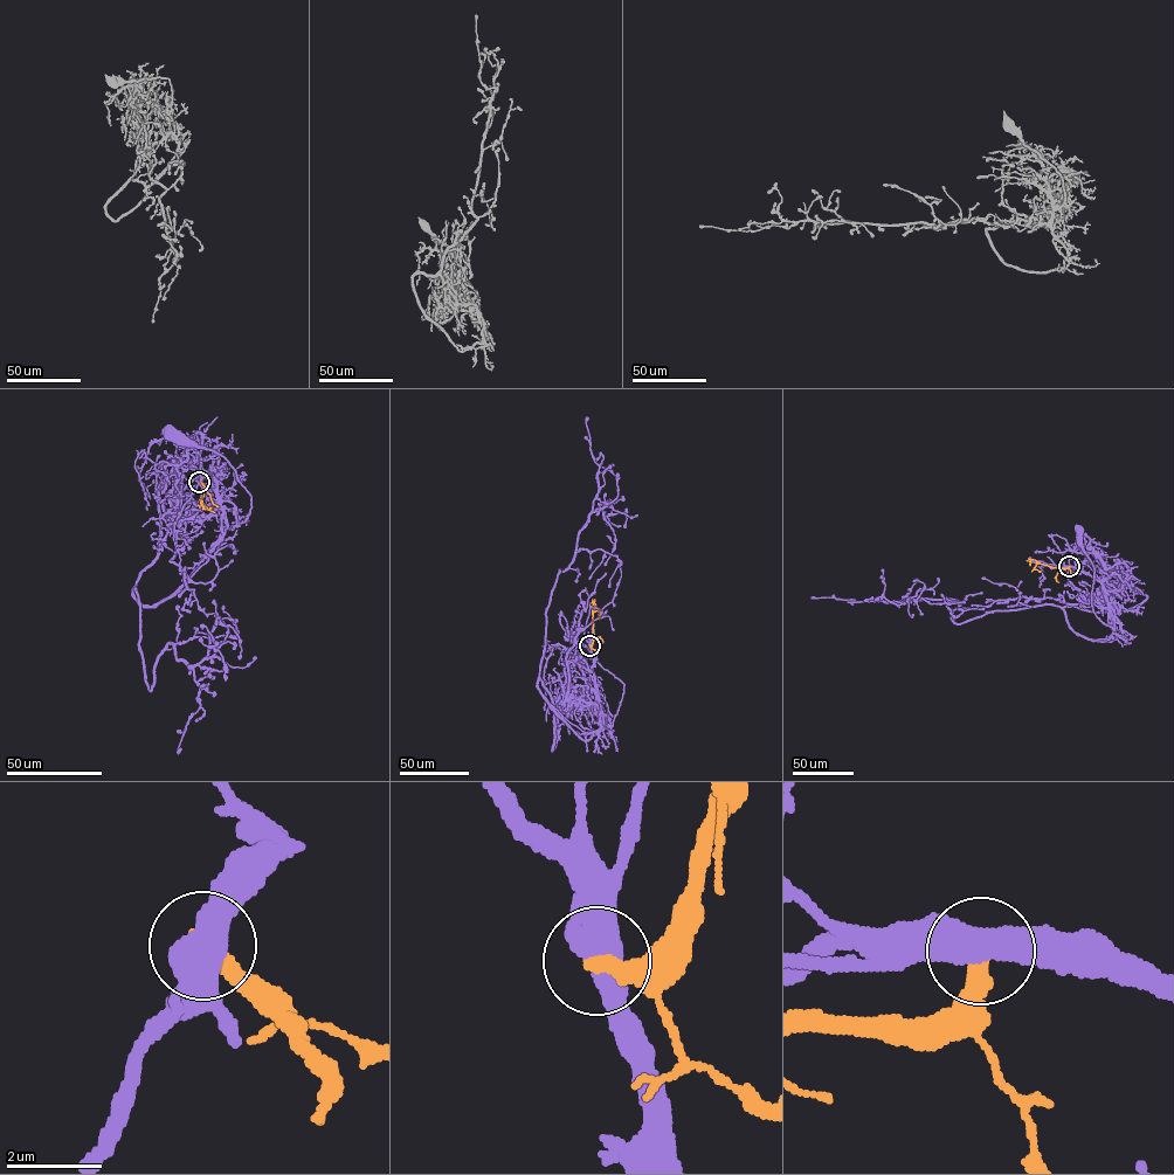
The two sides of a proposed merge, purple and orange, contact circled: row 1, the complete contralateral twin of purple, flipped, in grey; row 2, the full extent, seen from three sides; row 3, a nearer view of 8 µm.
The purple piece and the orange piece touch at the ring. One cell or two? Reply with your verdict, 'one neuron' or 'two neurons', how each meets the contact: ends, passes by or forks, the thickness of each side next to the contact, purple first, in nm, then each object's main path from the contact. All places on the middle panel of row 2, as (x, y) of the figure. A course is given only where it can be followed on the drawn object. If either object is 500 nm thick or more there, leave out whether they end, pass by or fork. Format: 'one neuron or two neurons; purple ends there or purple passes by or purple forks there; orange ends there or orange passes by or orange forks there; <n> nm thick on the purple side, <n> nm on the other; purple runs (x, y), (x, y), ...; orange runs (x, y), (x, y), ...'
two neurons; 600 nm thick on the purple side, 360 nm on the other; purple runs (589, 645), (599, 704), (612, 725), (625, 684), (603, 669), (580, 642), (568, 635); orange runs (589, 645), (593, 638), (593, 610), (599, 610), (599, 617)

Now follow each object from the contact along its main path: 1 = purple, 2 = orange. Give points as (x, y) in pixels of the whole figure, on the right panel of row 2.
1: (1069, 566), (1100, 583), (1114, 614), (1113, 629), (1093, 612), (1095, 569), (1083, 550), (1079, 530)
2: (1069, 566), (1056, 568), (1037, 562), (1034, 568), (1040, 571)

